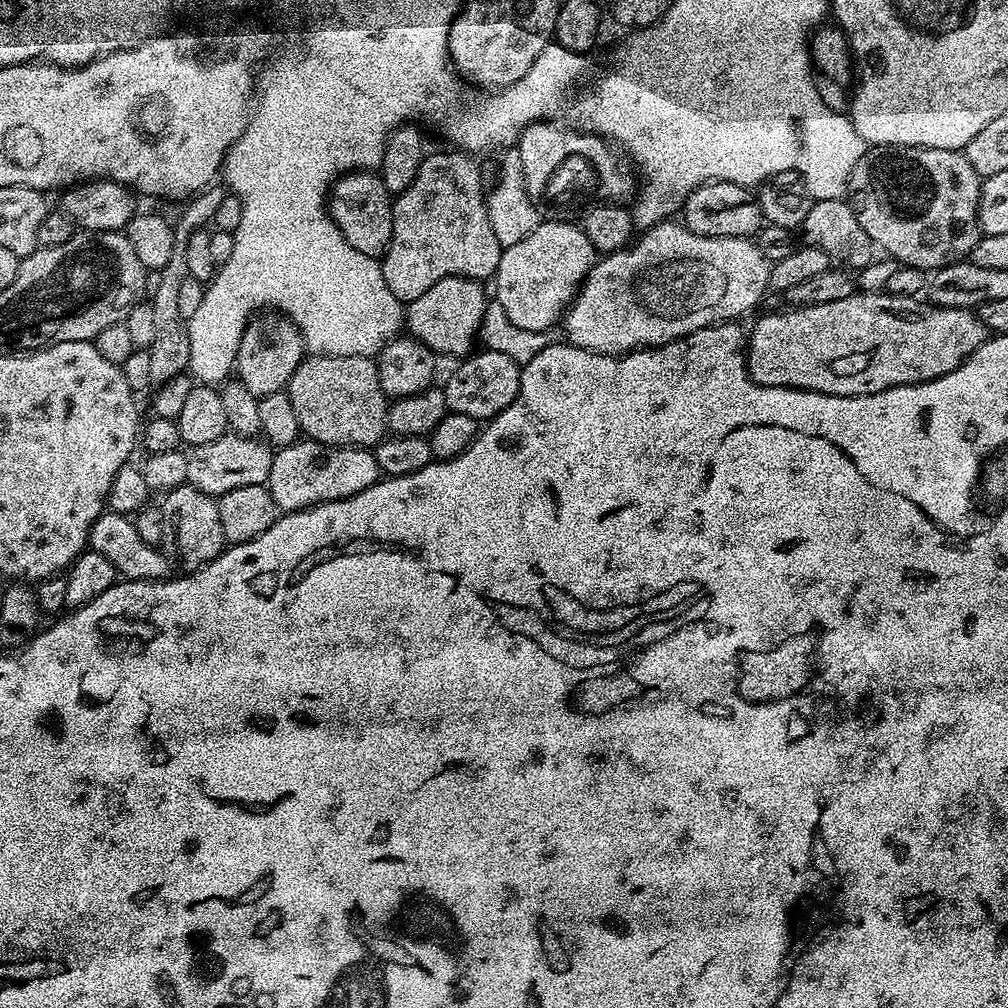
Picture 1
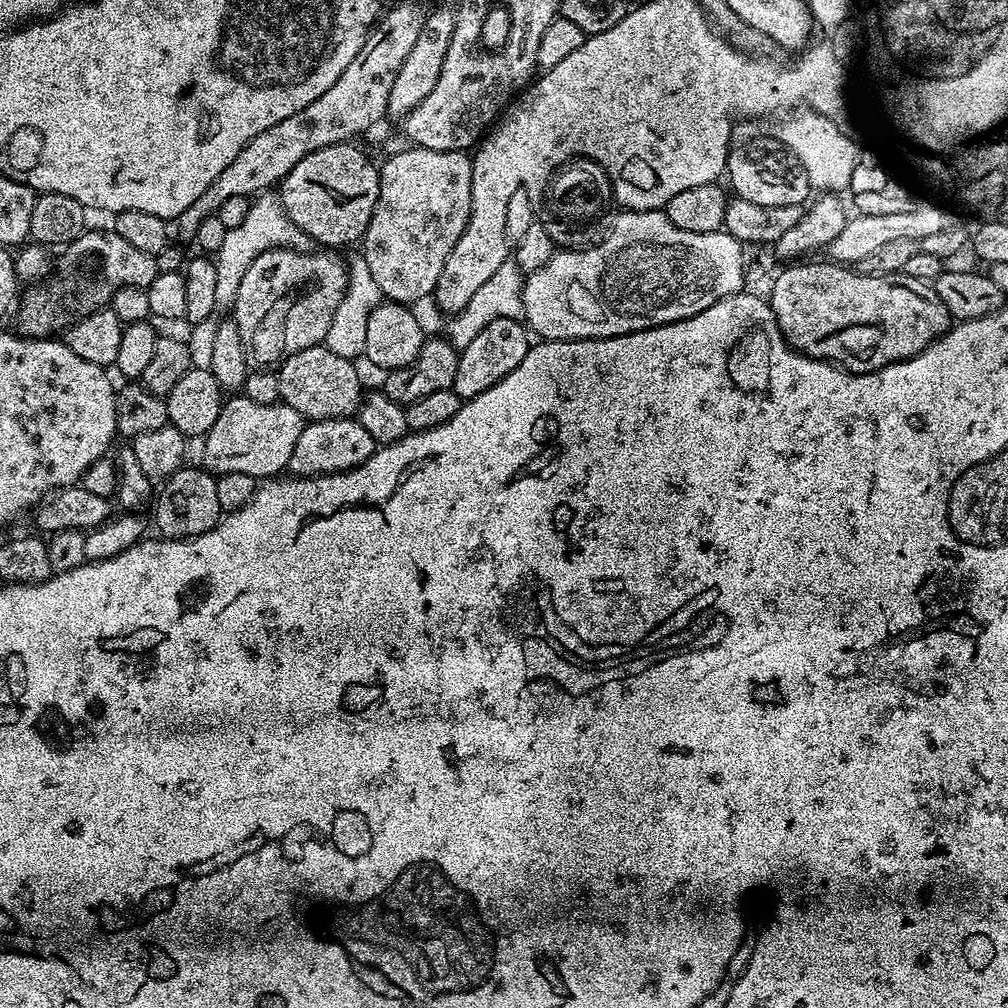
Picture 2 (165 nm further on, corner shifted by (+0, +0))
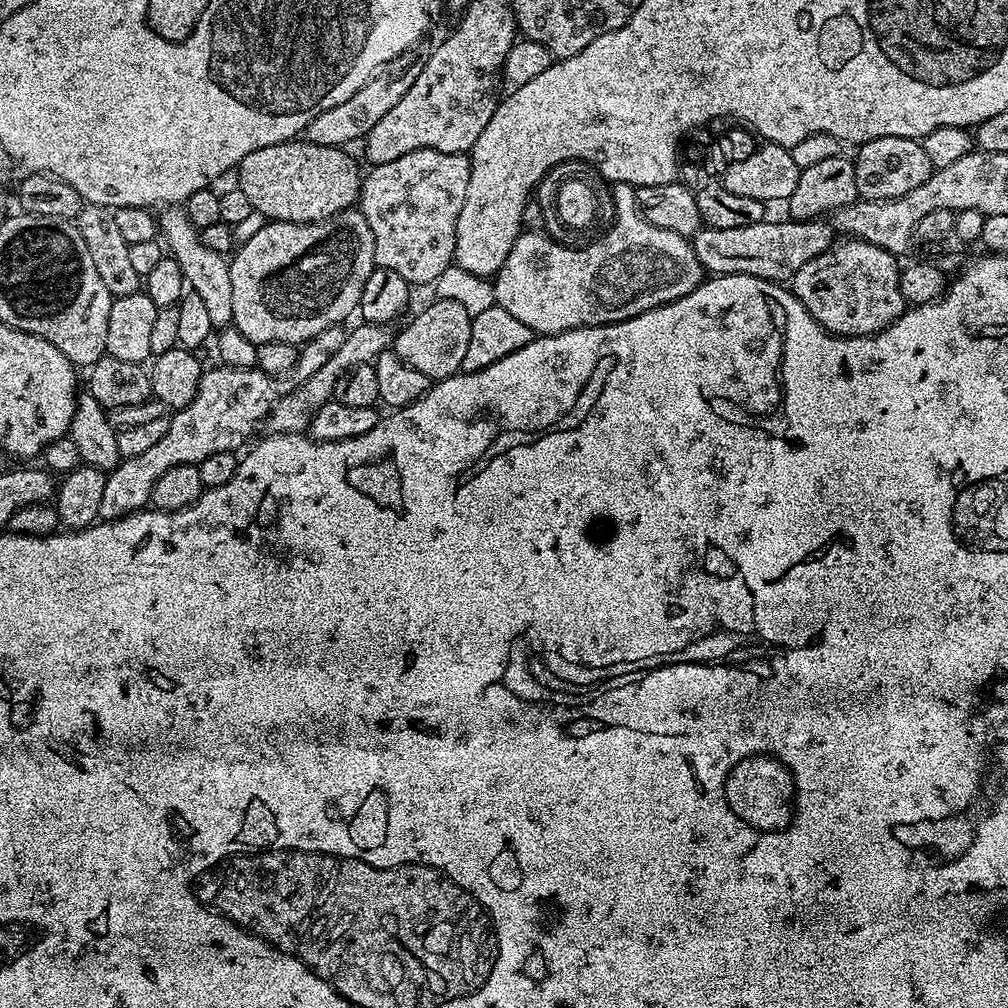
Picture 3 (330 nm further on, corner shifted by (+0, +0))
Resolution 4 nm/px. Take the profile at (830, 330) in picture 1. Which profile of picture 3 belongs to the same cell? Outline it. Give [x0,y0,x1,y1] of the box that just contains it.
[790,238,906,336]

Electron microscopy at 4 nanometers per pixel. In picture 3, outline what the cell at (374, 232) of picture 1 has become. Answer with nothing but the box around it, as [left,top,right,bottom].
[238,138,362,224]

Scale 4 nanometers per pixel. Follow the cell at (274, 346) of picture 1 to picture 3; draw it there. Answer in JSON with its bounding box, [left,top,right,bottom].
[228,207,375,346]

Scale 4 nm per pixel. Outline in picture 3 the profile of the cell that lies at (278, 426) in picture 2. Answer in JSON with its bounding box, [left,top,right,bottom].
[266,322,394,433]

